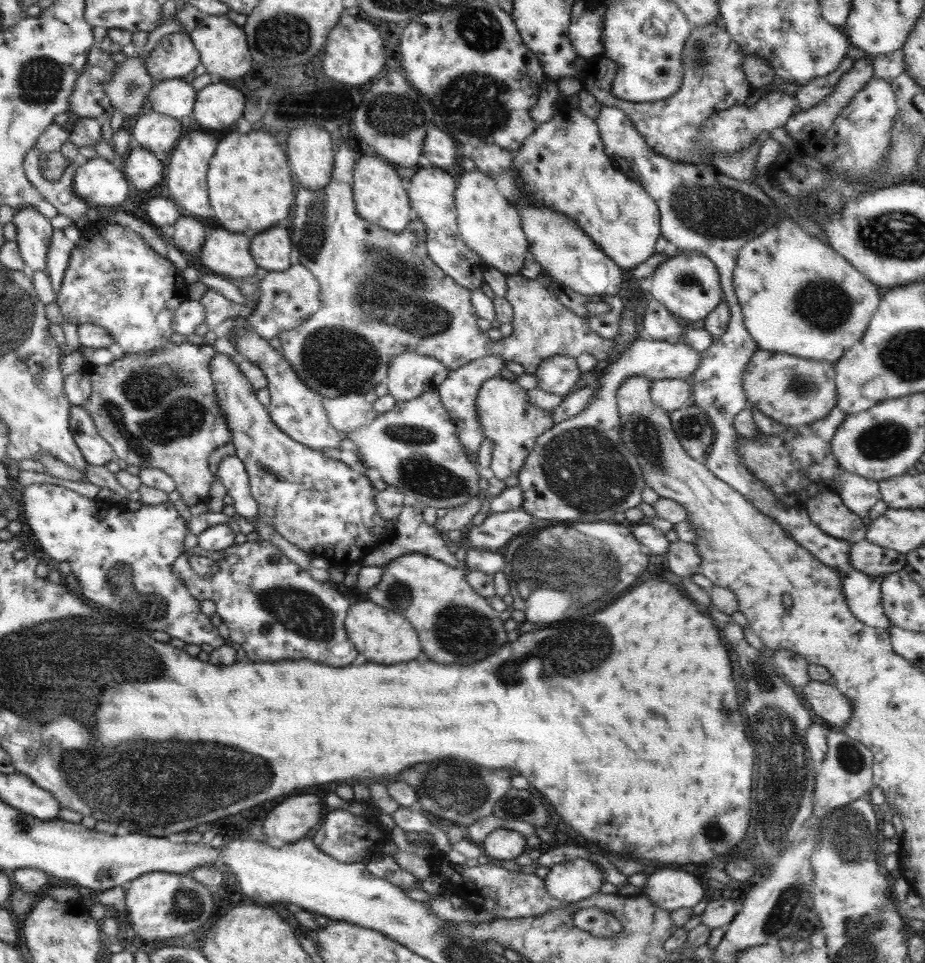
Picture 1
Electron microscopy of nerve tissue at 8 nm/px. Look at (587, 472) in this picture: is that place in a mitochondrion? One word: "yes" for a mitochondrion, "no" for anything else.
yes

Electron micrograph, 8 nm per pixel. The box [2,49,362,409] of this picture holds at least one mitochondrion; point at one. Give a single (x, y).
(39, 80)

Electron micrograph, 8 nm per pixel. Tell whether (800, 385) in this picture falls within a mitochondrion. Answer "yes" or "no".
yes

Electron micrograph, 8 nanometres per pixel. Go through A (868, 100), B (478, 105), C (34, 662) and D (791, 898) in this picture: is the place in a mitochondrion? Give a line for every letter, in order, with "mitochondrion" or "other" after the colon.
A: other
B: mitochondrion
C: mitochondrion
D: mitochondrion

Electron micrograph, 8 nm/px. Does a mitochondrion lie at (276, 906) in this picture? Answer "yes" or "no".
no

